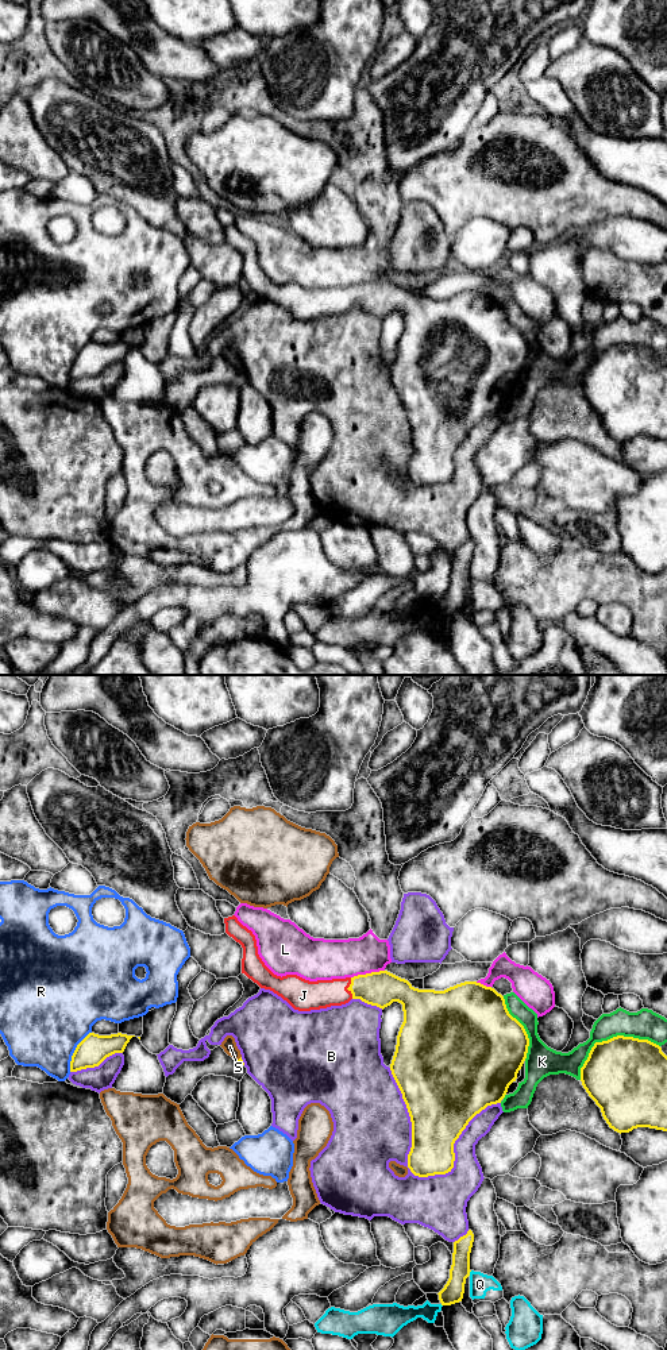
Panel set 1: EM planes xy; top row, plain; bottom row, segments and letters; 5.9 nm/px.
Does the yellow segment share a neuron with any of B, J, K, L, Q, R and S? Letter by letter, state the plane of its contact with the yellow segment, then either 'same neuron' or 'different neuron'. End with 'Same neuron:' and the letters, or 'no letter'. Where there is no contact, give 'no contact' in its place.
B: xy | different neuron
J: xy | same neuron
K: xy | different neuron
L: xy | different neuron
Q: xy | different neuron
R: xy | different neuron
S: xy | different neuron
Same neuron: J

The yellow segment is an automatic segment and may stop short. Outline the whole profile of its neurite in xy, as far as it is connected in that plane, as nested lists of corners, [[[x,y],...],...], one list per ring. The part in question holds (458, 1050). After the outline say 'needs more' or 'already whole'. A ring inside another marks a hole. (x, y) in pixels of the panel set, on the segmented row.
[[[235,915],[224,918],[224,923],[225,933],[243,948],[242,973],[261,988],[270,990],[281,996],[294,1010],[311,1011],[342,1006],[351,999],[361,999],[382,1010],[393,1002],[402,1004],[404,1022],[397,1035],[390,1071],[402,1094],[412,1122],[412,1148],[408,1154],[408,1168],[419,1177],[451,1172],[455,1161],[455,1141],[477,1114],[487,1106],[501,1103],[527,1058],[528,1034],[524,1026],[509,1014],[504,996],[494,988],[477,981],[464,981],[444,991],[419,990],[408,980],[388,971],[317,981],[309,981],[297,975],[281,977],[274,975],[259,957],[257,940],[251,930],[243,926]]]; needs more

